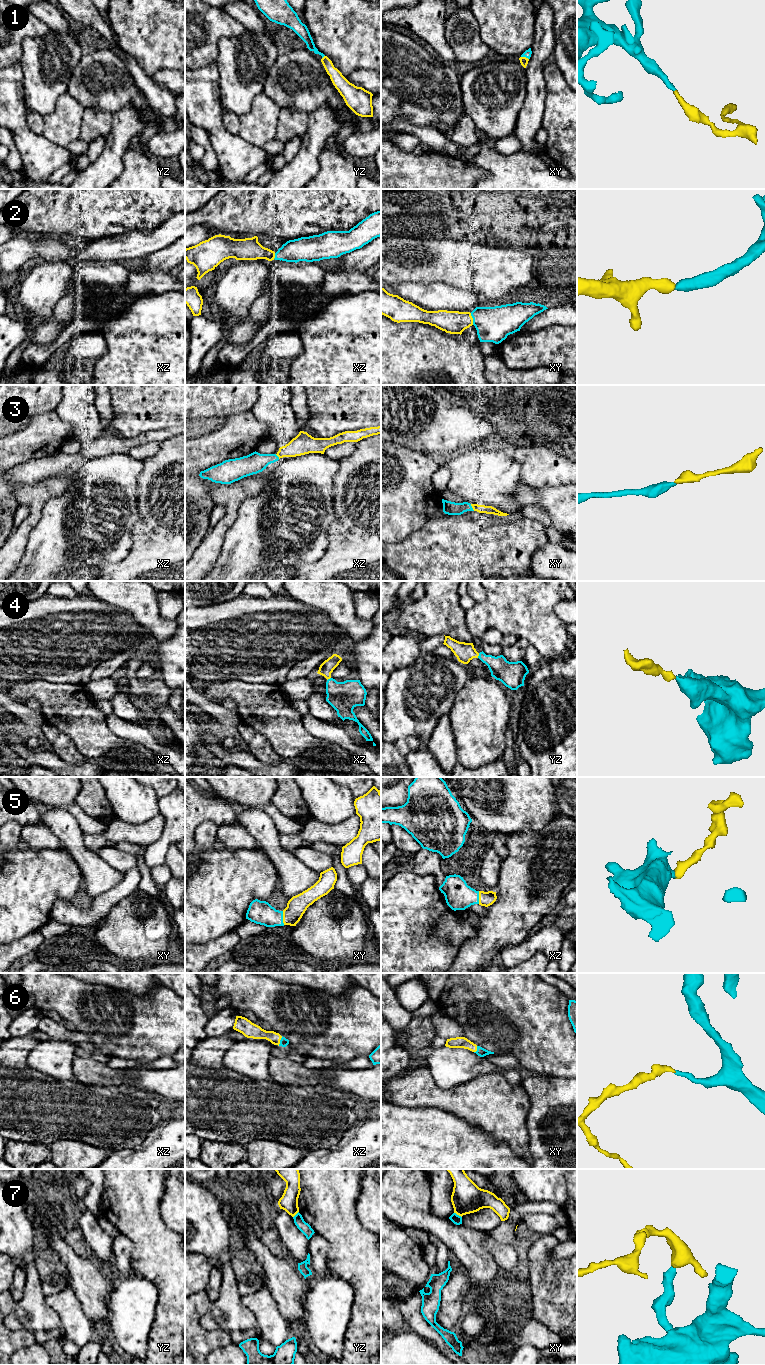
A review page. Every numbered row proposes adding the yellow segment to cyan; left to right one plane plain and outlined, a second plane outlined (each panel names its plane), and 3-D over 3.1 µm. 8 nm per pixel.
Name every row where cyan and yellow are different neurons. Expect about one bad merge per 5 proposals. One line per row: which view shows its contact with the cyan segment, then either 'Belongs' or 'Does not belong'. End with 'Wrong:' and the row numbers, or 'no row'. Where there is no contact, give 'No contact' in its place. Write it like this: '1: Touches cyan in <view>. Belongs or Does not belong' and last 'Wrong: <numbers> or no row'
1: Touches cyan in xy. Belongs
2: Touches cyan in xy. Belongs
3: Touches cyan in xy. Belongs
4: Touches cyan in yz. Belongs
5: Touches cyan in xy. Belongs
6: Touches cyan in xz. Belongs
7: Touches cyan in xy. Does not belong
Wrong: 7

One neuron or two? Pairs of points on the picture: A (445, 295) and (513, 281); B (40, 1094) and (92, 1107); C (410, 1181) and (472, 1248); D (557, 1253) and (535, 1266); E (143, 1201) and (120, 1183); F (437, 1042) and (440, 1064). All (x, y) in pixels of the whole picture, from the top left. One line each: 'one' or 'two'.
A: two
B: one
C: one
D: two
E: one
F: two

